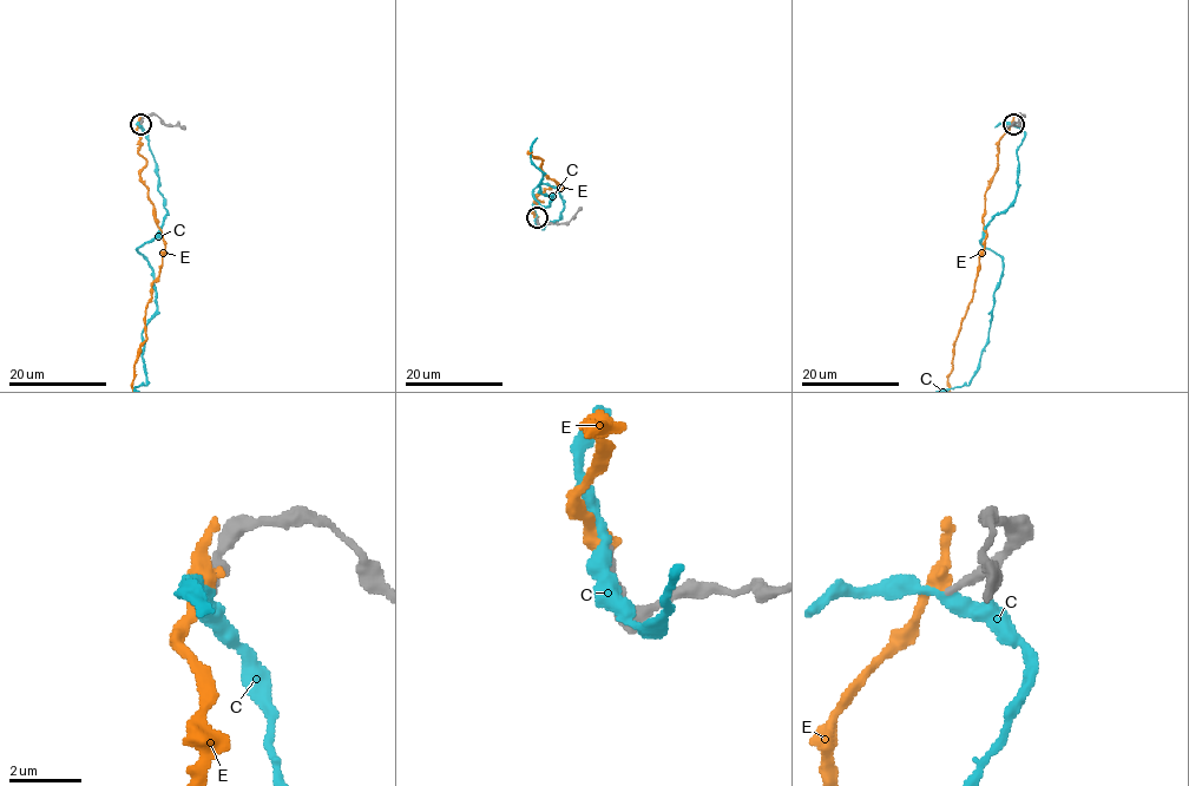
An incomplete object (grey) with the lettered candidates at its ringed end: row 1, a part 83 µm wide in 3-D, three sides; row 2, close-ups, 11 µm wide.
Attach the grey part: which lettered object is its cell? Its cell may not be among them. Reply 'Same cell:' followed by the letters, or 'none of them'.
Same cell: none of them

